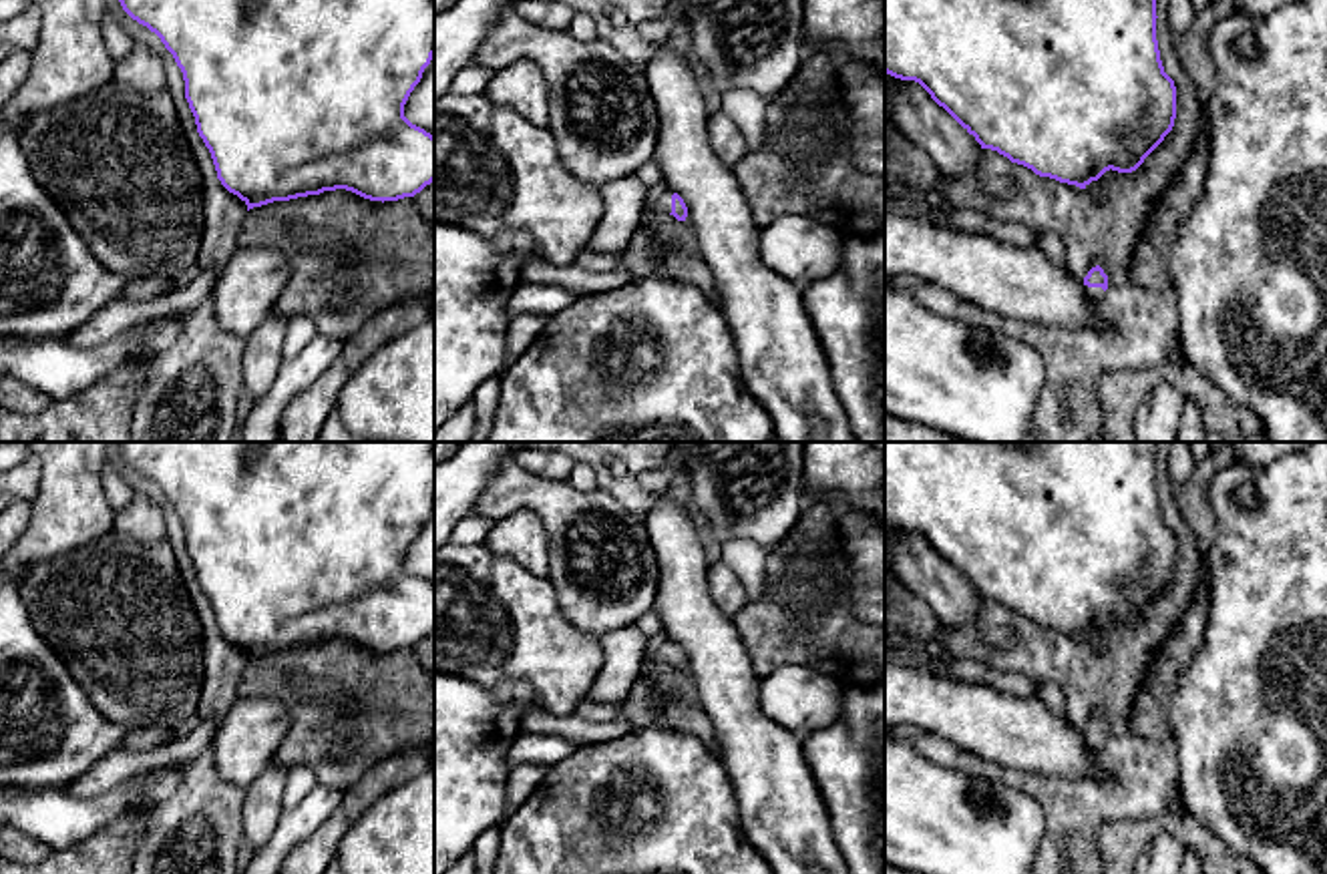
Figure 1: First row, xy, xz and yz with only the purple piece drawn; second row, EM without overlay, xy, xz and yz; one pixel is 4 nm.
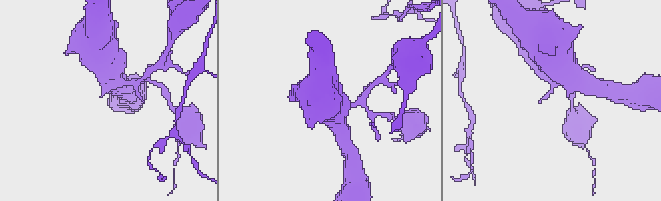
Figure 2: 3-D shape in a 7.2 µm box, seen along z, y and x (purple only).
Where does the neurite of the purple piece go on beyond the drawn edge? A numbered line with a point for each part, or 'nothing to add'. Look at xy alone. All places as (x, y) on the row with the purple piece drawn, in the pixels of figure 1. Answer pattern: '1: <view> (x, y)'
nothing to add

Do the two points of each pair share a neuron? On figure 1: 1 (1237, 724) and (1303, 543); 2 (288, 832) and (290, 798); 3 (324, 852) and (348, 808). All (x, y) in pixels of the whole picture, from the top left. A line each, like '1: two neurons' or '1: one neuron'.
1: one neuron
2: two neurons
3: one neuron

